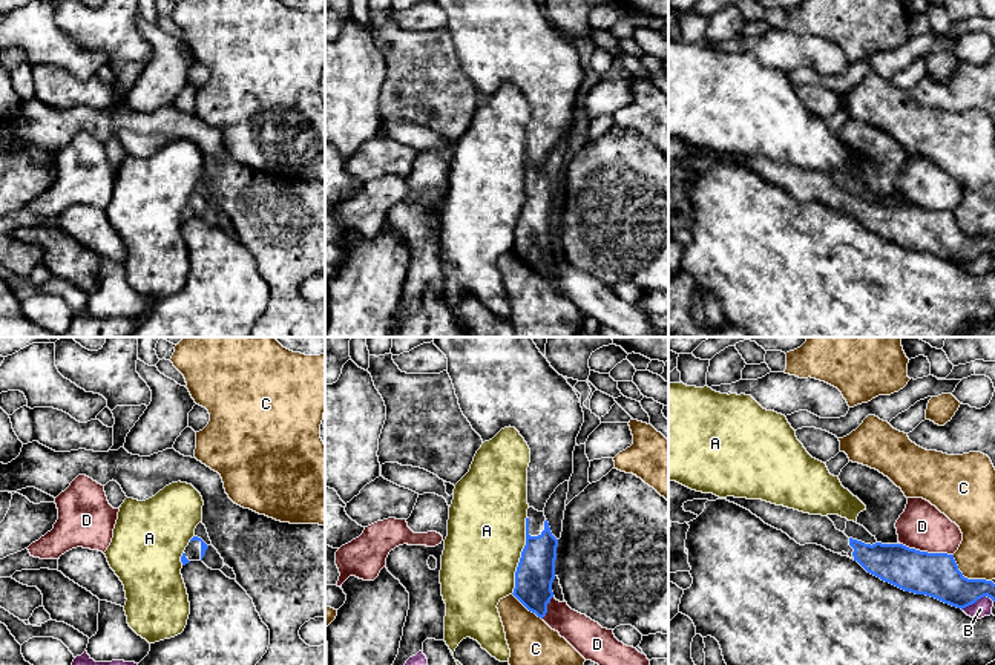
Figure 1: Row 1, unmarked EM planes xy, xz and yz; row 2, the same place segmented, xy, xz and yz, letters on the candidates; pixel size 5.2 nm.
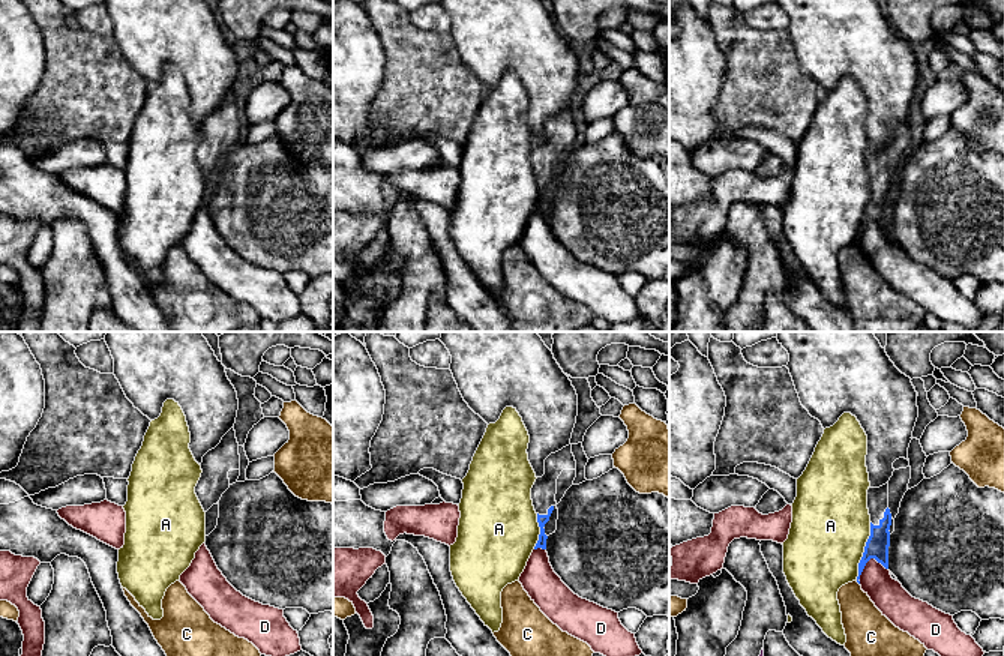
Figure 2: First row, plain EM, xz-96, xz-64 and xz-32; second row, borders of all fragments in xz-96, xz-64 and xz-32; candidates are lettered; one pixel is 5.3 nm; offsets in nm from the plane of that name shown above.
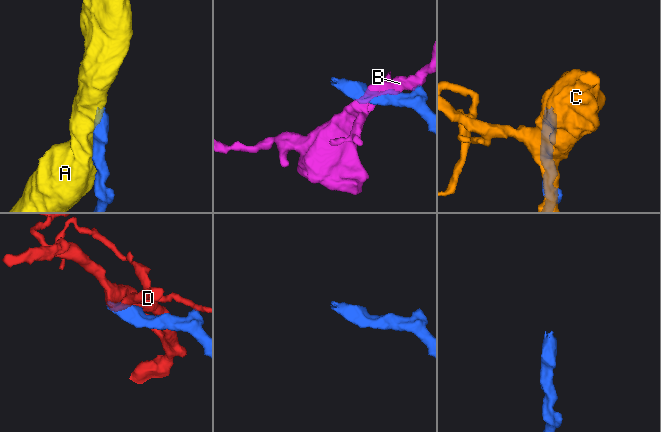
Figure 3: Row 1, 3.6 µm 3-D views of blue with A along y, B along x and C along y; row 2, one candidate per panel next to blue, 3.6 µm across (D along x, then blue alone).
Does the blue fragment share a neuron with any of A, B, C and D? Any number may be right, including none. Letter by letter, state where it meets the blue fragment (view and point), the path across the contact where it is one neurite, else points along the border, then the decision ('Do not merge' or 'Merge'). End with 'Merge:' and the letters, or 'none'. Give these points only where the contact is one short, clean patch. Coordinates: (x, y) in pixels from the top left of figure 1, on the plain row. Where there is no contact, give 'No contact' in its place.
A: Touches blue at xz (522, 212). Do not merge
B: Touches blue at yz (977, 256). Boundary: yz (994, 258), (981, 253), (962, 265). Do not merge
C: Touches blue at yz (966, 235). Do not merge
D: Touches blue at yz (926, 209). Boundary: yz (900, 199), (920, 207), (952, 212). Do not merge
Merge: none

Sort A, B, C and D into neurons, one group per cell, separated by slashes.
A / B / C / D

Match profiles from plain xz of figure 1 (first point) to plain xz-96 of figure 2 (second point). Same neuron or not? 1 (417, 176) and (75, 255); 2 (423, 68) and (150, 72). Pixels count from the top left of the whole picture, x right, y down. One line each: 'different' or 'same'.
1: same
2: different

